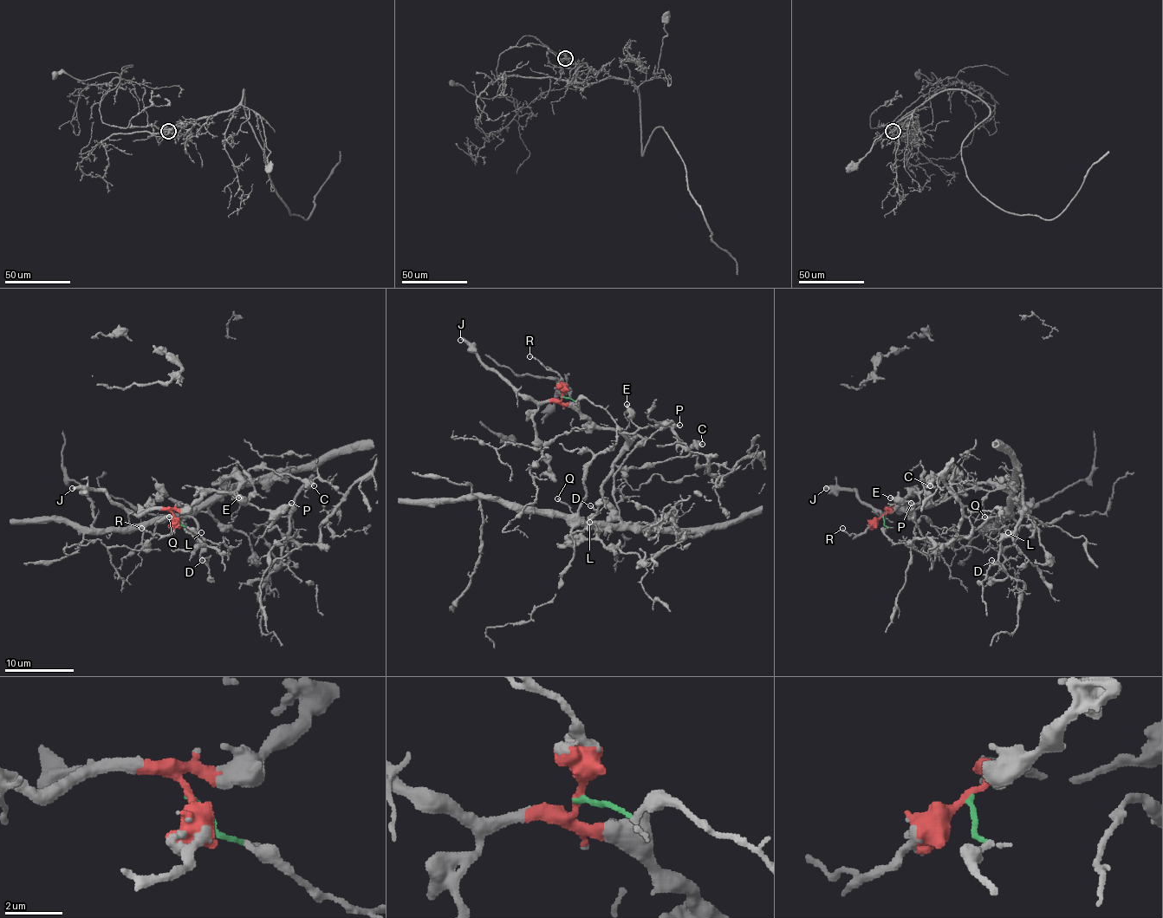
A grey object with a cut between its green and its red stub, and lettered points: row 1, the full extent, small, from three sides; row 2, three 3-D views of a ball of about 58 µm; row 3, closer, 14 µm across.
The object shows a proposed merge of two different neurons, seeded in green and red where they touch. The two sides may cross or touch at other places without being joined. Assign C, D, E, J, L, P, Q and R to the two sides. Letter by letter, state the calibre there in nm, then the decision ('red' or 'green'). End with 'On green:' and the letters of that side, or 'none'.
C: 600 nm thick; red
D: 150 nm thick; green
E: 440 nm thick; red
J: 360 nm thick; red
L: 130 nm thick; green
P: 360 nm thick; red
Q: 180 nm thick; green
R: 150 nm thick; red
On green: D, L, Q

